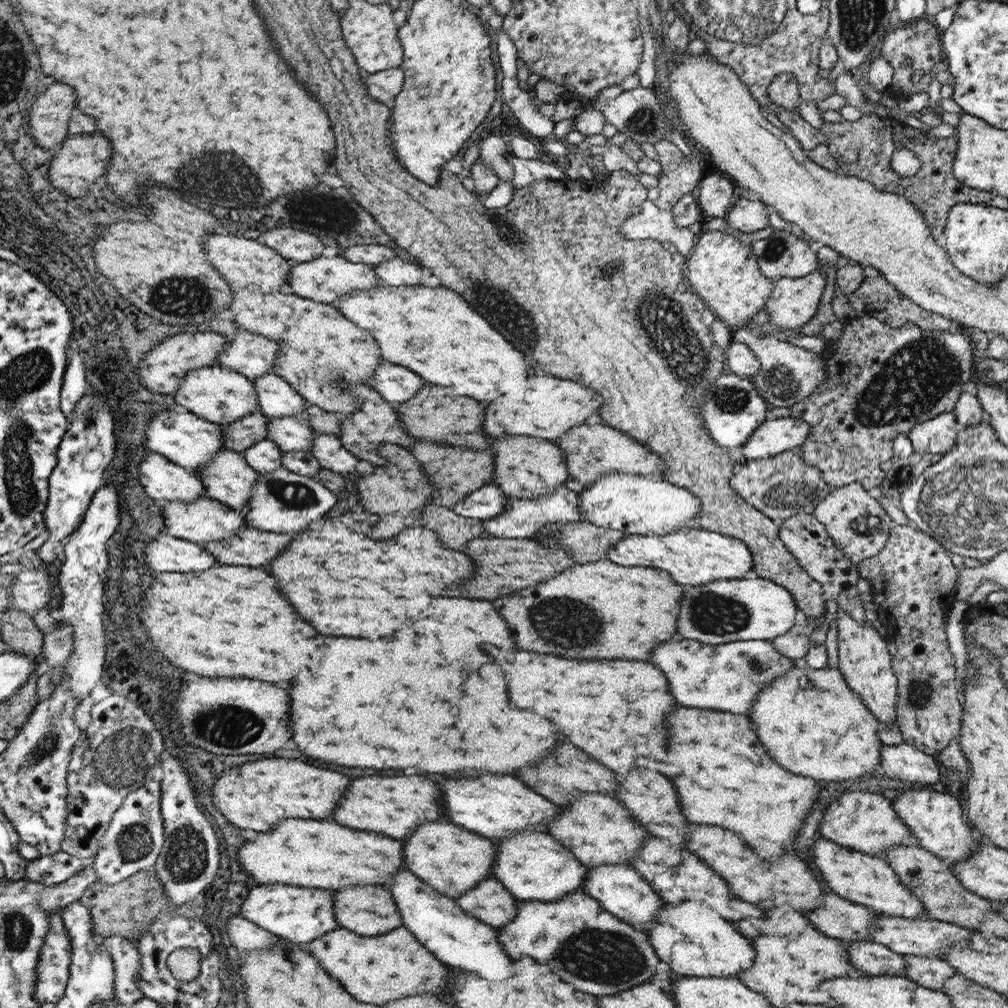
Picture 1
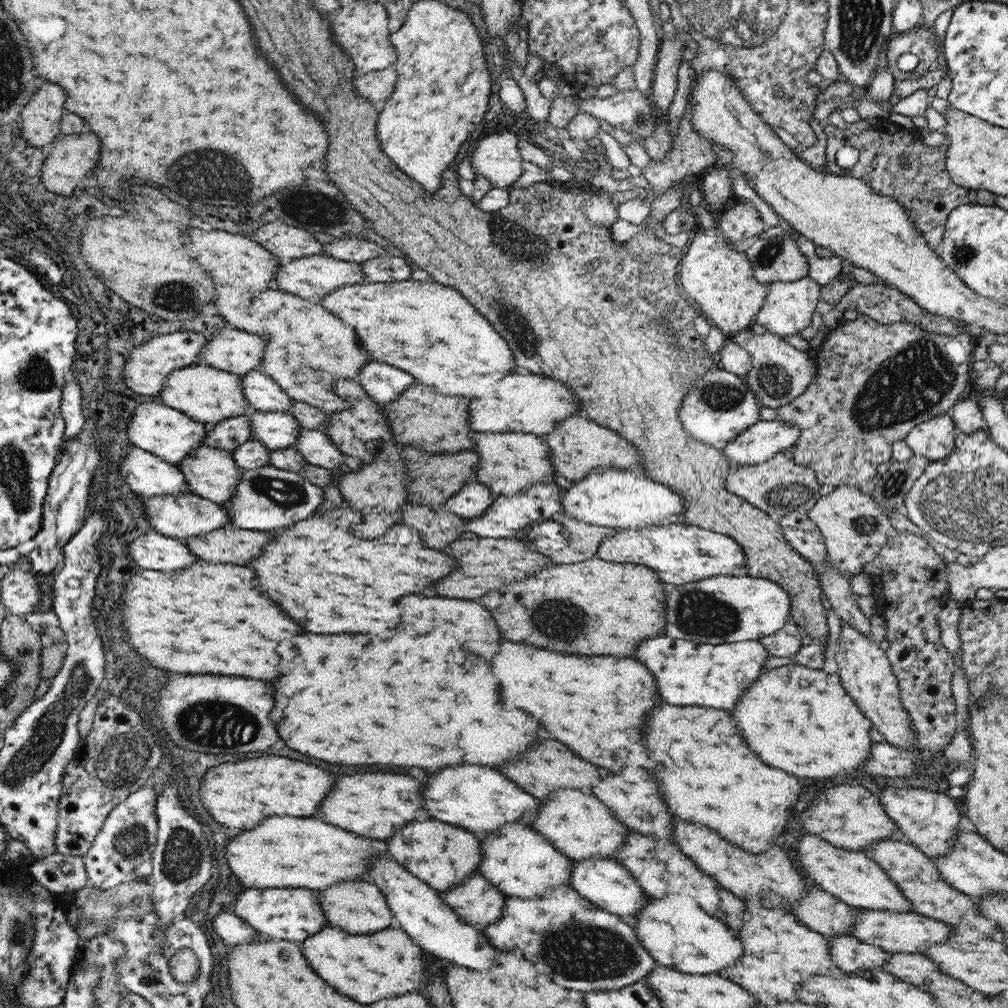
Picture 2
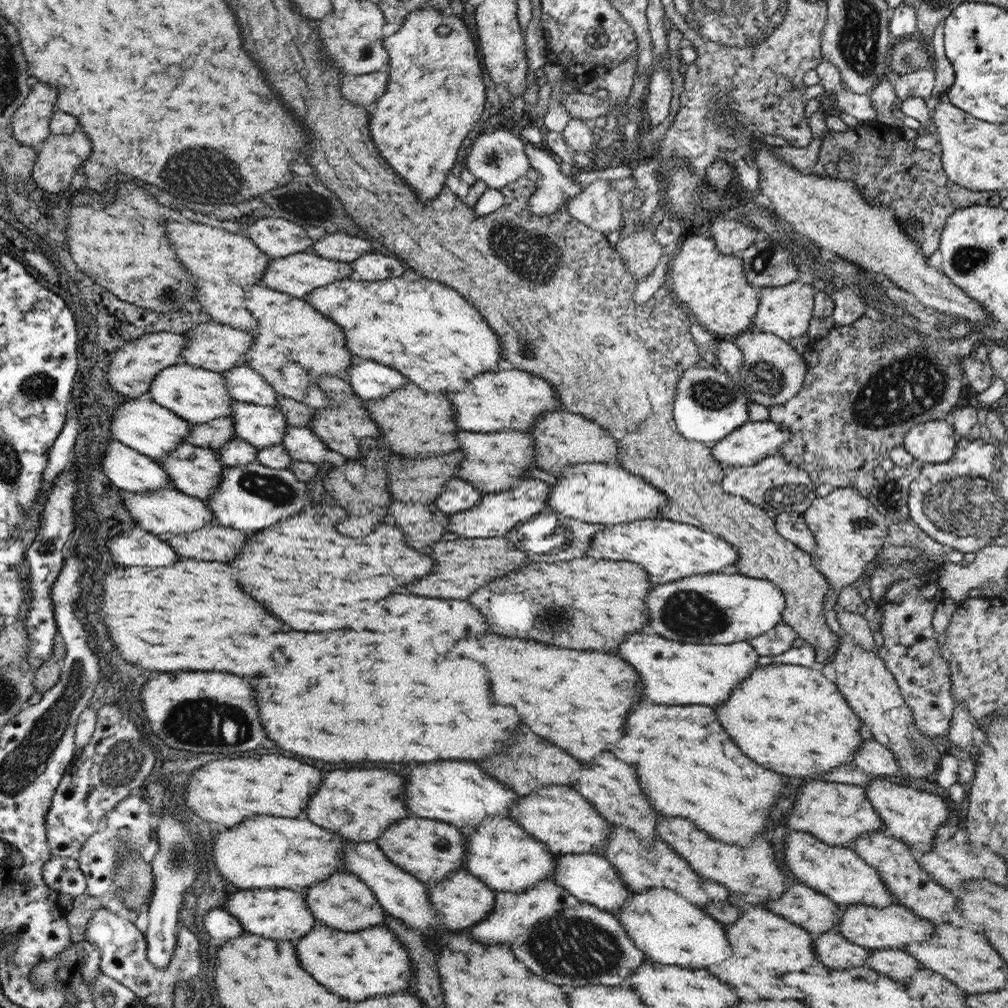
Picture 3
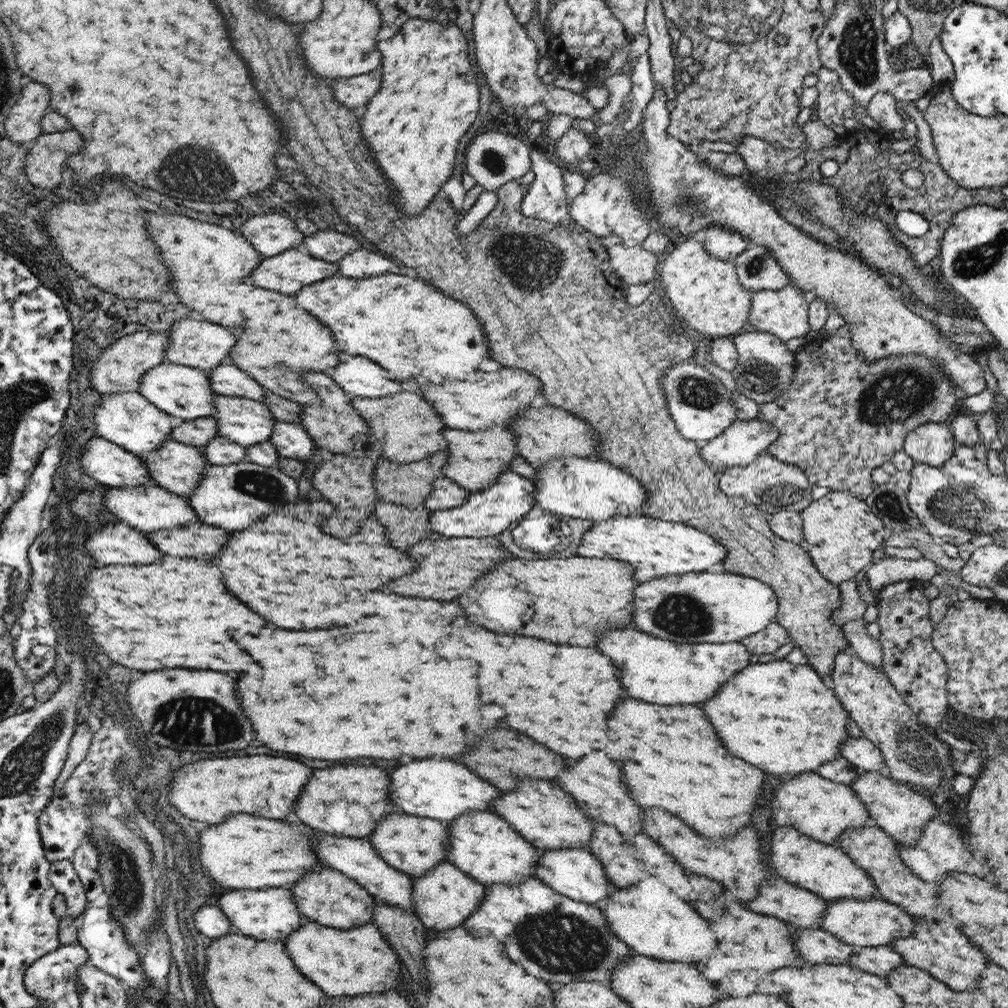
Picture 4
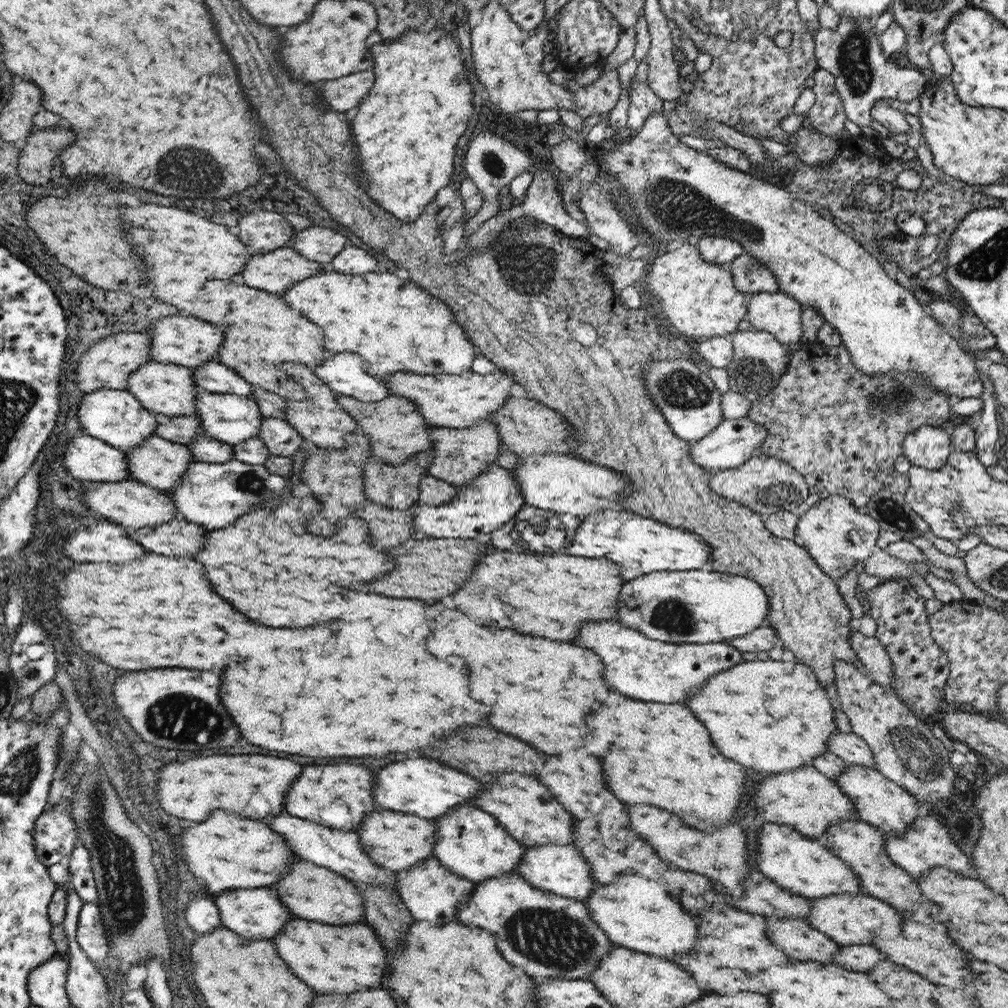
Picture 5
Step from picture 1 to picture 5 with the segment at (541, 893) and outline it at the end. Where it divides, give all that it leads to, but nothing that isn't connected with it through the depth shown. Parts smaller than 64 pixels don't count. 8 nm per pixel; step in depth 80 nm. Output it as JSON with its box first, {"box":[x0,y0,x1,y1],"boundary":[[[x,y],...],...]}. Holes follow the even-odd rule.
{"box":[433,804,527,884],"boundary":[[[472,804],[454,807],[452,811],[434,819],[437,839],[433,856],[458,876],[478,884],[494,877],[515,873],[527,846],[516,840],[493,813],[484,812]]]}

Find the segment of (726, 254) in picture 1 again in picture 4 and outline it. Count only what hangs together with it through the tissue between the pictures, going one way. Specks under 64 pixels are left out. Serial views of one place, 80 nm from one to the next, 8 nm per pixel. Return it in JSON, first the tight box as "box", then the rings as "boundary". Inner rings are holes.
{"box":[656,239,753,338],"boundary":[[[688,239],[671,247],[661,258],[656,275],[657,291],[665,296],[668,306],[672,307],[680,320],[680,327],[690,328],[694,334],[707,338],[733,337],[743,332],[744,324],[749,320],[753,291],[744,288],[739,281],[735,264],[732,260],[720,260],[713,257],[704,242]]]}

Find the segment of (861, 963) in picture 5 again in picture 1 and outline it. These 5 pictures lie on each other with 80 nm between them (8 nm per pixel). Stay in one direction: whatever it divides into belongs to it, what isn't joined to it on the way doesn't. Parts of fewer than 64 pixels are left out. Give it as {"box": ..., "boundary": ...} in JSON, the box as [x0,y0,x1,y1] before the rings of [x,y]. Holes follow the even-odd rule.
{"box":[904,955,957,991],"boundary":[[[905,955],[907,965],[904,977],[935,991],[944,988],[944,981],[957,974],[957,968],[938,957]]]}

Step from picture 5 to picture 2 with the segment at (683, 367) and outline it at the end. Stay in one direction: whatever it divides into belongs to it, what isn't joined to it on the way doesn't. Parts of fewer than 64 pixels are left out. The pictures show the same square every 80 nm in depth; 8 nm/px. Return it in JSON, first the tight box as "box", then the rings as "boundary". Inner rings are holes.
{"box":[678,367,760,451],"boundary":[[[717,367],[701,376],[688,389],[678,409],[678,420],[682,421],[682,428],[695,439],[722,451],[727,442],[735,440],[748,427],[759,422],[760,408],[754,392],[744,384],[741,377]]]}

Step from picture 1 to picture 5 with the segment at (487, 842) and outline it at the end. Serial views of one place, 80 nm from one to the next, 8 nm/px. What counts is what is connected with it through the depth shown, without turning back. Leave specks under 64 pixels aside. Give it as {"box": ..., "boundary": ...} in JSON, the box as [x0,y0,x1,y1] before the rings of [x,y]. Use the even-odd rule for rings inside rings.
{"box":[356,808,437,873],"boundary":[[[382,808],[366,815],[356,832],[361,836],[363,847],[374,864],[394,873],[410,870],[420,865],[422,860],[432,857],[437,839],[437,829],[433,819]]]}

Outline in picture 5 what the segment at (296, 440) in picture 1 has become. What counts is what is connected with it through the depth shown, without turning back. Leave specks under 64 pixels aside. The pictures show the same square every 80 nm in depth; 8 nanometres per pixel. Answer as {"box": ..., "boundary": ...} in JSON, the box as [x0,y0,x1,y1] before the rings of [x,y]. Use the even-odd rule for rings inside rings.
{"box":[196,390,262,444],"boundary":[[[206,390],[197,393],[196,418],[200,418],[200,428],[204,434],[225,442],[226,444],[240,444],[261,434],[262,414],[257,402],[250,397],[236,394],[214,394]]]}

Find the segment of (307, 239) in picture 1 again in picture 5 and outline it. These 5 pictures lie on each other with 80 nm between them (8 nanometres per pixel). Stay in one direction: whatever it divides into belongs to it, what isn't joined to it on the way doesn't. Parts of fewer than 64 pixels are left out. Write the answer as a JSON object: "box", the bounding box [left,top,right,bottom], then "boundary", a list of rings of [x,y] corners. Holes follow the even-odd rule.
{"box":[236,212,295,255],"boundary":[[[250,212],[238,222],[236,234],[249,247],[251,255],[272,252],[290,246],[295,237],[294,228],[276,212]]]}

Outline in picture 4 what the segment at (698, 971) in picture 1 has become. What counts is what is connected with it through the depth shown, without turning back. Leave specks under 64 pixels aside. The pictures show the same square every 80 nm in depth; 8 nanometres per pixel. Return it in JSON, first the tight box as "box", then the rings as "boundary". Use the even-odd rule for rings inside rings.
{"box":[599,877,718,964],"boundary":[[[652,877],[626,888],[610,884],[608,899],[599,909],[605,914],[612,932],[634,953],[642,956],[664,962],[694,964],[717,952],[718,940],[710,930],[709,920]]]}

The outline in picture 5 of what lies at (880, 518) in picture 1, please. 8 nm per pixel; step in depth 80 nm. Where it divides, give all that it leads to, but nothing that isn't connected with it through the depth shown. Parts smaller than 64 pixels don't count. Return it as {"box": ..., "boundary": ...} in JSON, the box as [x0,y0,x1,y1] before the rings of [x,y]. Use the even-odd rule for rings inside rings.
{"box":[794,495,880,579],"boundary":[[[832,495],[818,500],[814,505],[807,508],[808,511],[799,517],[797,532],[794,542],[800,543],[817,565],[833,579],[844,576],[850,572],[856,564],[865,562],[876,547],[876,540],[880,534],[880,526],[876,518],[872,518],[864,508],[858,508],[842,495]],[[858,534],[860,542],[852,542],[852,536]]]}

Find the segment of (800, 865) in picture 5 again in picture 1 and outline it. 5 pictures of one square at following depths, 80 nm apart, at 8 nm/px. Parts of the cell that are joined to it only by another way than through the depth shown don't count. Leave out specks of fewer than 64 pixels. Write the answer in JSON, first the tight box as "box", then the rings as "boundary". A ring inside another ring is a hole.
{"box":[812,838,928,920],"boundary":[[[820,838],[814,842],[812,860],[823,878],[822,882],[828,884],[832,893],[844,900],[890,916],[914,920],[928,917],[922,908],[922,902],[898,880],[894,869],[882,857],[864,854]]]}

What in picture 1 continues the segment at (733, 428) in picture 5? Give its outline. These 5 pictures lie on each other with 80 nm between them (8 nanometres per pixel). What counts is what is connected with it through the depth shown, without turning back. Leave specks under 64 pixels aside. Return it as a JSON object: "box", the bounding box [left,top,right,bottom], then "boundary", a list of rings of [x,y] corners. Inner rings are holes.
{"box":[740,417,810,462],"boundary":[[[769,417],[740,448],[747,462],[764,460],[802,447],[810,433],[810,424],[806,422],[790,417],[778,419]]]}

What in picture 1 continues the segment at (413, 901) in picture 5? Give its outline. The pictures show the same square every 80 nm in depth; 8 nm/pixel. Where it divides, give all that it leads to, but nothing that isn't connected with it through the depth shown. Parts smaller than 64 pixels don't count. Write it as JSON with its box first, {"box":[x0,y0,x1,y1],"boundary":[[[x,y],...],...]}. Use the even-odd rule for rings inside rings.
{"box":[453,878,518,929],"boundary":[[[492,878],[453,899],[466,913],[497,929],[512,922],[518,913],[518,899],[500,881]]]}

